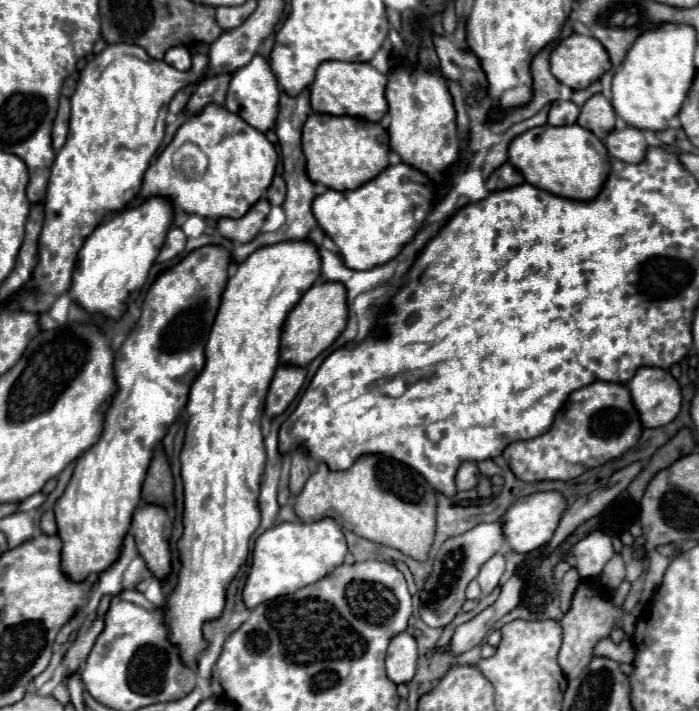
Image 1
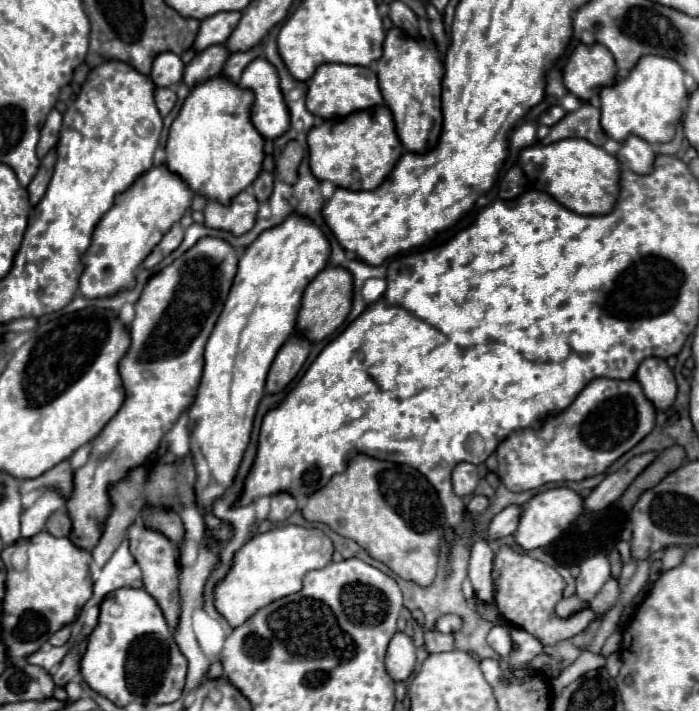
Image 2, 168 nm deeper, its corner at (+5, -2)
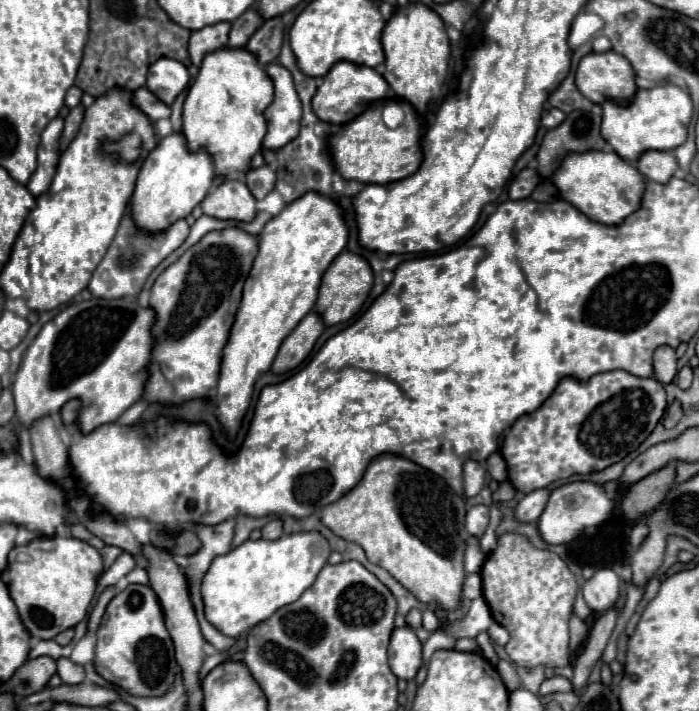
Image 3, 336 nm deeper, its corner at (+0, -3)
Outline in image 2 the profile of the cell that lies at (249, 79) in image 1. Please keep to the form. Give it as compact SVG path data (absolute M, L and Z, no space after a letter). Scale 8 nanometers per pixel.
M264 57L254 59L244 69L238 85L254 91L256 101L252 105L252 123L264 139L278 139L290 129L288 107L280 93L280 77L270 61Z

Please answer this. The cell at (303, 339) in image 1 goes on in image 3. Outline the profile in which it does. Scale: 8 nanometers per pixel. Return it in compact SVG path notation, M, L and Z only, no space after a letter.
M341 252L333 260L333 264L327 268L327 272L323 274L323 280L321 280L321 286L319 286L317 304L315 304L315 312L323 318L325 326L335 326L335 324L347 322L349 318L353 318L353 314L359 312L359 308L363 306L371 286L373 286L371 266L357 254Z

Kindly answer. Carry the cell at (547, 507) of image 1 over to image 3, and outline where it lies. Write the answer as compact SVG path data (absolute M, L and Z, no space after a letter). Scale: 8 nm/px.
M571 482L565 486L559 486L551 492L547 506L543 514L537 520L537 528L541 538L547 544L567 544L571 542L577 534L581 534L589 526L599 526L609 512L613 510L613 500L607 498L605 490L599 484L593 482Z

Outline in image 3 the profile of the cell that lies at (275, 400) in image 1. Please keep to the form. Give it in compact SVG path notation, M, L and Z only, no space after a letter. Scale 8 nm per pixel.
M309 312L299 324L297 328L283 340L277 358L273 362L271 372L273 374L285 374L295 370L299 364L303 364L303 360L309 356L309 352L313 350L319 334L323 332L323 322L315 312Z

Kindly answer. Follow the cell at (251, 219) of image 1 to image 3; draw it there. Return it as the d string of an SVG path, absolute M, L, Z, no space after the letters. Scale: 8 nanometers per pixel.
M225 180L215 190L211 190L201 208L207 216L219 220L237 220L237 222L251 222L257 214L257 200L253 198L251 190L241 180Z

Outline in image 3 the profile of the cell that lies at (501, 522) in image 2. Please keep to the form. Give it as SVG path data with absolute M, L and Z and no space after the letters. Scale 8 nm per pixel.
M533 490L529 492L523 500L519 500L519 504L515 506L515 520L517 522L535 522L541 516L541 510L545 508L545 502L549 498L549 490Z

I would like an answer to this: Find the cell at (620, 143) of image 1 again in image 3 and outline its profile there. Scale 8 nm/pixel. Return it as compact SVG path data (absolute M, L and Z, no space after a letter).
M645 150L635 166L645 178L661 184L665 184L679 168L673 154L661 150Z

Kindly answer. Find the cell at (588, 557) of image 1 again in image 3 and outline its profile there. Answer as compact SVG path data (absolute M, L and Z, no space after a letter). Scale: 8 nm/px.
M599 568L585 584L583 598L593 612L607 610L617 602L619 596L619 576L611 568Z

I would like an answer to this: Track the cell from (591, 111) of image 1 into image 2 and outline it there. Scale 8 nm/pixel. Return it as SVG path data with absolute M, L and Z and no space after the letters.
M584 103L580 109L566 113L564 121L556 123L540 143L548 145L568 137L580 137L602 147L608 141L608 137L600 127L600 109L592 107L590 103Z

